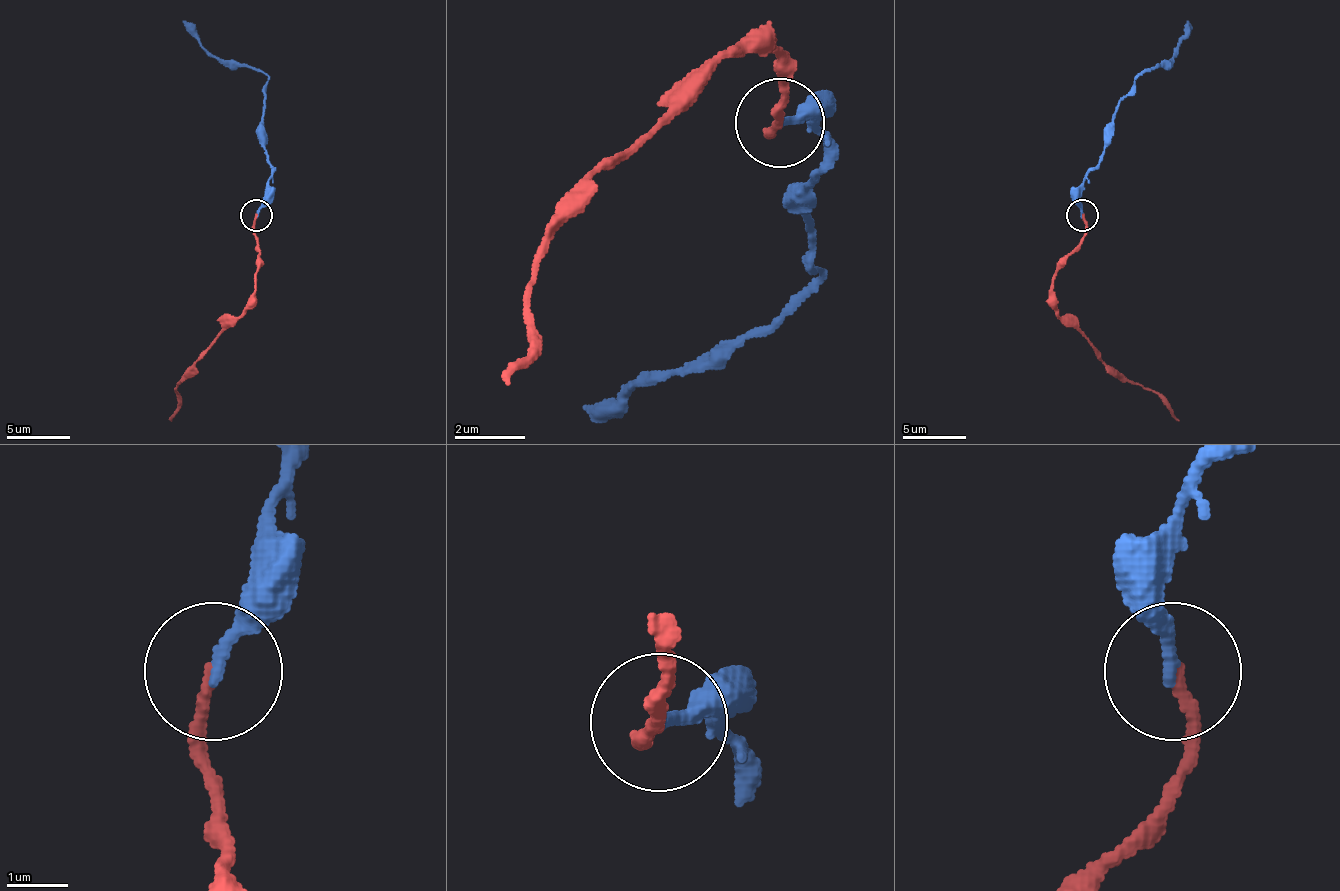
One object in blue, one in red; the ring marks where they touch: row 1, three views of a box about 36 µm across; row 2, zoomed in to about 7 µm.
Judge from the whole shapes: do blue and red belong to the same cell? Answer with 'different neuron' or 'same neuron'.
different neuron

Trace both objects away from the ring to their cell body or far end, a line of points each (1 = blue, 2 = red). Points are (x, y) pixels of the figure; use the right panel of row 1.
1: (1081, 214), (1081, 182), (1097, 166), (1103, 134), (1135, 77), (1172, 55), (1186, 20)
2: (1081, 214), (1084, 240), (1052, 281), (1053, 310), (1129, 380), (1151, 389), (1180, 421)

